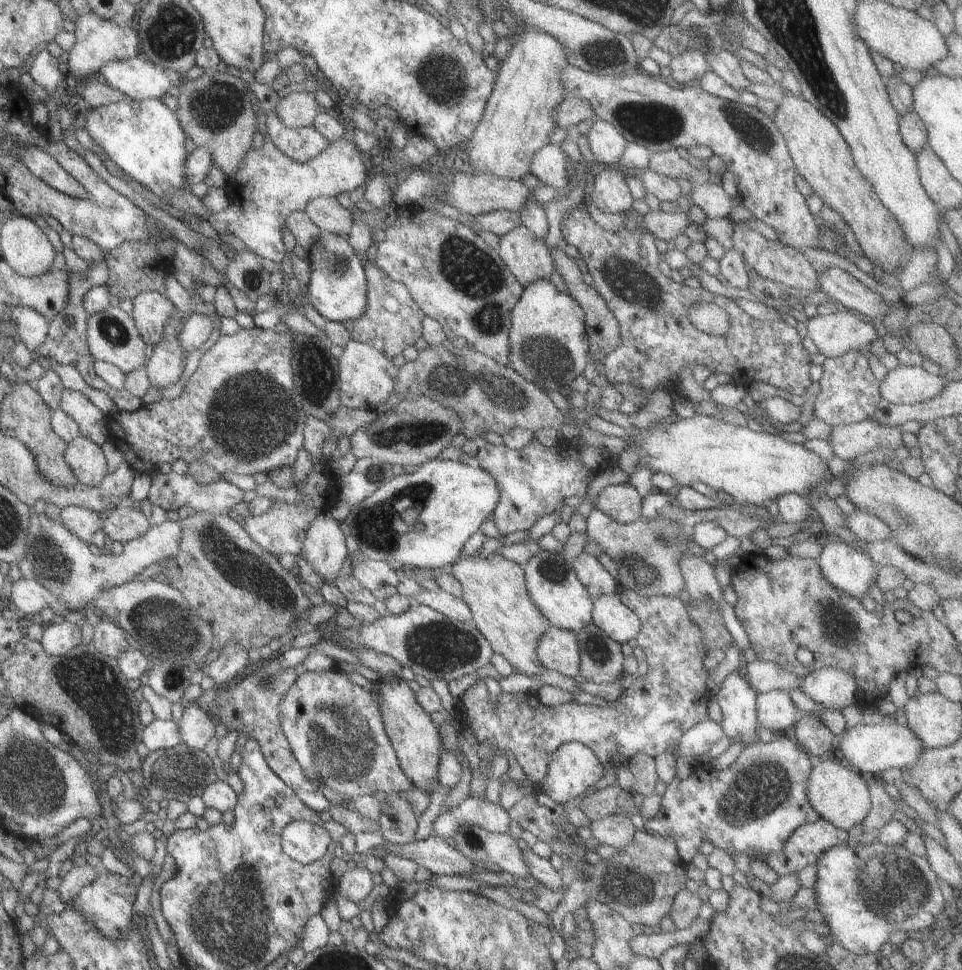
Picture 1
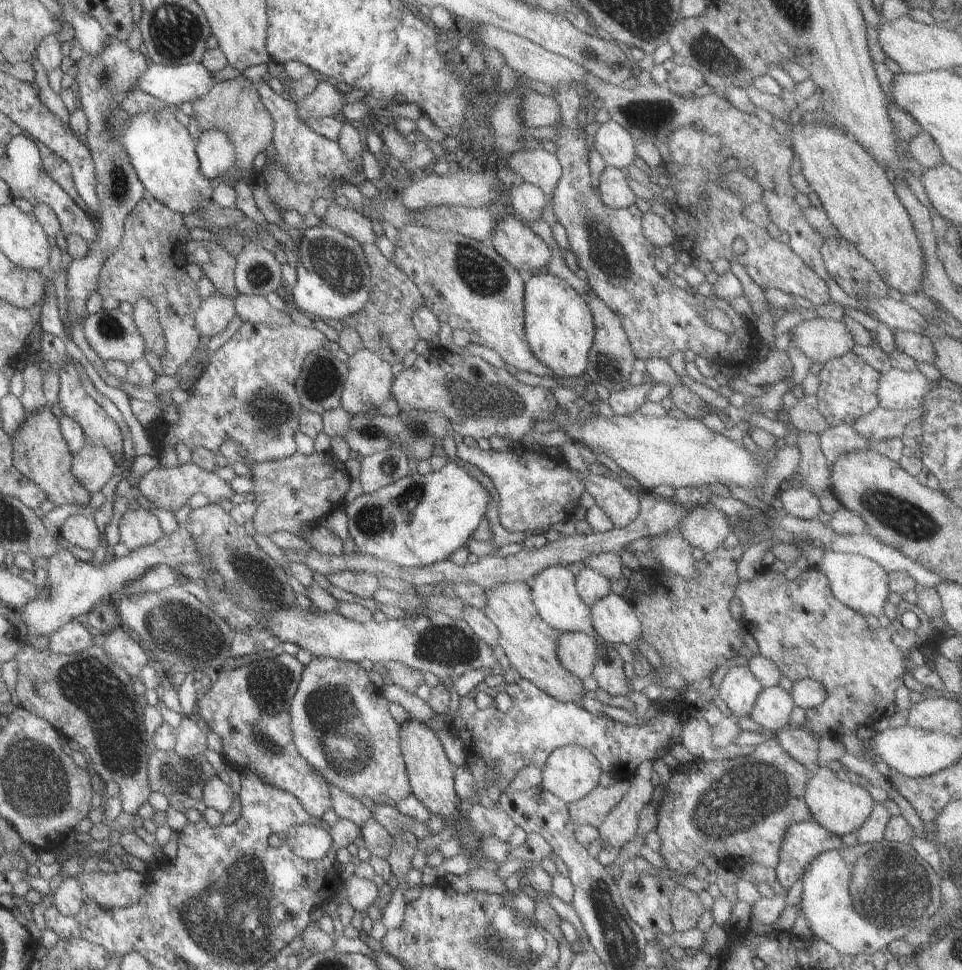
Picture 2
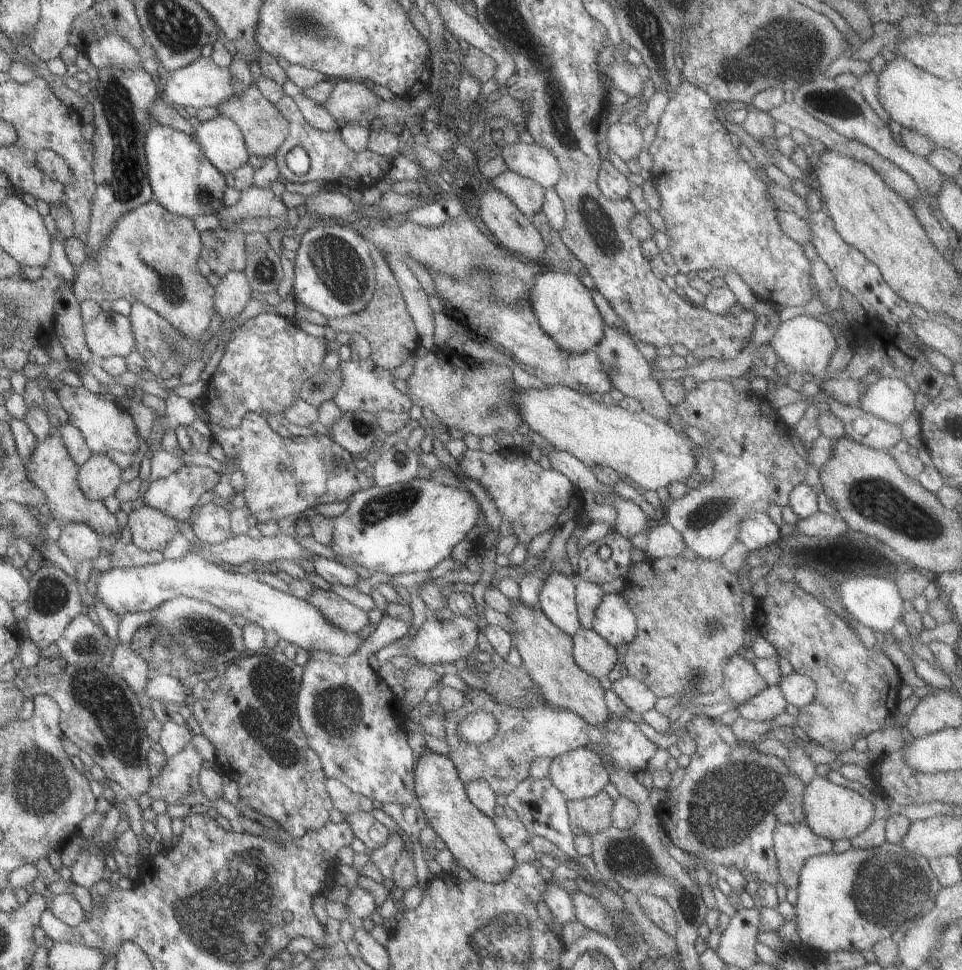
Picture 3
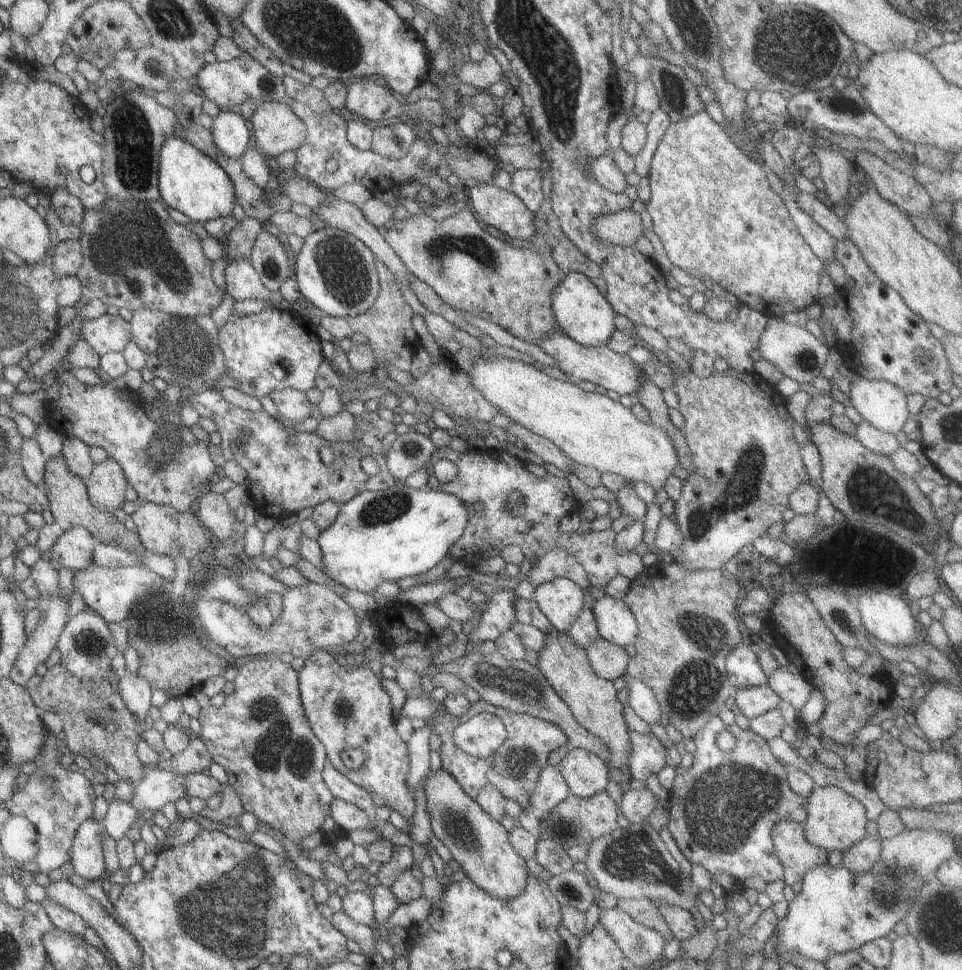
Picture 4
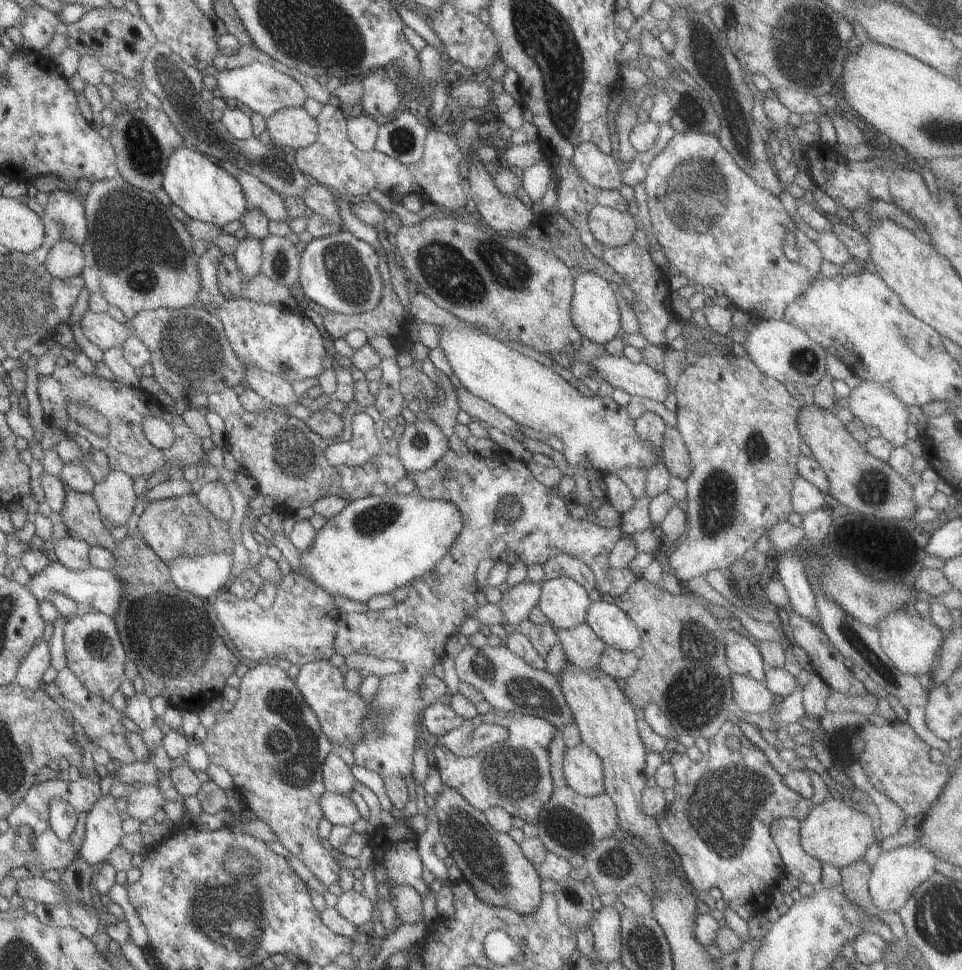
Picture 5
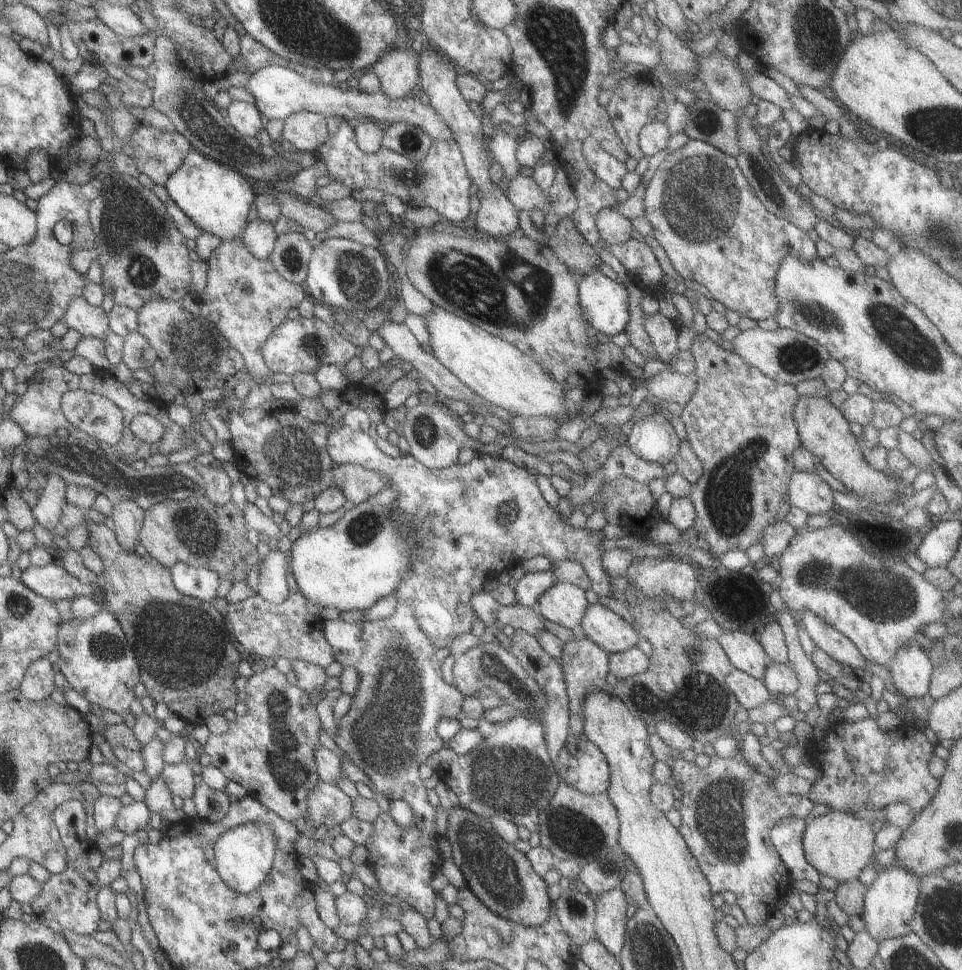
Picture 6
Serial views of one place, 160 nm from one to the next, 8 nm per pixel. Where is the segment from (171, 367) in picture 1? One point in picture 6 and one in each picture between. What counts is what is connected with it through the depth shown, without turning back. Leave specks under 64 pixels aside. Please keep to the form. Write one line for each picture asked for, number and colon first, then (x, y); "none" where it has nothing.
2: (149, 261)
3: (149, 257)
4: (133, 255)
5: (137, 255)
6: (142, 255)

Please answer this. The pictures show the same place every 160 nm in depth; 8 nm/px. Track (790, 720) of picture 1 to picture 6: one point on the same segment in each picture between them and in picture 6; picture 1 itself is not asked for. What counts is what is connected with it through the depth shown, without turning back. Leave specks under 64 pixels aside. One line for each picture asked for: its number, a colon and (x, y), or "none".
2: (771, 709)
3: (769, 703)
4: (751, 702)
5: (750, 696)
6: (749, 692)

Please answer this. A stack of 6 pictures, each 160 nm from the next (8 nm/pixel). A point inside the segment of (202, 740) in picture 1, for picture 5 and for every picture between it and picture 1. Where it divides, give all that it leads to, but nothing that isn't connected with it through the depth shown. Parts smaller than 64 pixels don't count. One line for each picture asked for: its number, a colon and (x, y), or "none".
2: (190, 740)
3: (177, 783)
4: (159, 787)
5: (141, 803)

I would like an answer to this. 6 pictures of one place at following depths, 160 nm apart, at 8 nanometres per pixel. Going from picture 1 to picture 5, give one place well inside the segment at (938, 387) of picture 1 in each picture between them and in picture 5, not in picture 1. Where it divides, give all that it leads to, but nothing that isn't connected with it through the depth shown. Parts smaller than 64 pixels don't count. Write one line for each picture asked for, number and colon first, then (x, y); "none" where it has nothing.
2: (896, 389)
3: (890, 399)
4: (882, 405)
5: (876, 406)

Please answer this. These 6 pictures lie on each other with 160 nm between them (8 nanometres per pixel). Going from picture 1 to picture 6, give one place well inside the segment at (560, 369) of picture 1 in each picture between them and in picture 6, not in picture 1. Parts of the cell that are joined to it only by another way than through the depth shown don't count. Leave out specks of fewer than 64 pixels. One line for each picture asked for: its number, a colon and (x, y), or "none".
2: (557, 325)
3: (562, 306)
4: (583, 315)
5: (593, 311)
6: (604, 302)

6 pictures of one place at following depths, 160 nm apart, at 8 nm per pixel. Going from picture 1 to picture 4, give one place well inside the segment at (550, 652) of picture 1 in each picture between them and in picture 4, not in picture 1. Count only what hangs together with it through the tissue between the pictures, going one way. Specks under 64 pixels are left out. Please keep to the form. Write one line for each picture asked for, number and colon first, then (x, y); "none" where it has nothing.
2: (575, 651)
3: (593, 656)
4: (608, 661)

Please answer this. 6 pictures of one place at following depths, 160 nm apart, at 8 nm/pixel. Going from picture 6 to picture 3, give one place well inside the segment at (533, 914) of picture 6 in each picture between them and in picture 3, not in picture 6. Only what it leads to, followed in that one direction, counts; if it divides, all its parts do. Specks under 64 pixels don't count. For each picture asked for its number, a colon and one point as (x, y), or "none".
3: (471, 837)
4: (478, 844)
5: (492, 864)

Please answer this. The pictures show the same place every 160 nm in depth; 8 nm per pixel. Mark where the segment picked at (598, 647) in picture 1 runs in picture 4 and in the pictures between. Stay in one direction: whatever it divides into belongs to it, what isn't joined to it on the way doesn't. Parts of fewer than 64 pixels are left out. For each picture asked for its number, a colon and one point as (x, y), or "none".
2: (607, 672)
3: (635, 696)
4: (640, 698)

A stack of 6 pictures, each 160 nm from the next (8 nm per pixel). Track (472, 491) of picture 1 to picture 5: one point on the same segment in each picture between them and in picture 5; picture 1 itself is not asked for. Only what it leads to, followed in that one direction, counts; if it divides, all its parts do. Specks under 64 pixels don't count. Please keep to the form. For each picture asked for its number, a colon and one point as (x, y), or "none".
2: (416, 521)
3: (408, 527)
4: (377, 536)
5: (374, 544)

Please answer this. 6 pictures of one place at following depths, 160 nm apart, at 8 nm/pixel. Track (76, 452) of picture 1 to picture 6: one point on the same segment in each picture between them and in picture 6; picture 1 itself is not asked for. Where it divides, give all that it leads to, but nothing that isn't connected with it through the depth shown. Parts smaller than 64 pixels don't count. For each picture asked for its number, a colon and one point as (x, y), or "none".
2: (92, 466)
3: (98, 477)
4: (105, 486)
5: (114, 497)
6: (127, 517)

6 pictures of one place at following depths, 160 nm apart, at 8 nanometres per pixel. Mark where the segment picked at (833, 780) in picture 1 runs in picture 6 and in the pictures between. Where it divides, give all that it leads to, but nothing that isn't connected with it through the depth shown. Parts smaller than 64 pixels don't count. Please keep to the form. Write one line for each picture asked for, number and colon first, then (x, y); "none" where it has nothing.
2: (835, 803)
3: (831, 811)
4: (834, 820)
5: (832, 832)
6: (839, 845)

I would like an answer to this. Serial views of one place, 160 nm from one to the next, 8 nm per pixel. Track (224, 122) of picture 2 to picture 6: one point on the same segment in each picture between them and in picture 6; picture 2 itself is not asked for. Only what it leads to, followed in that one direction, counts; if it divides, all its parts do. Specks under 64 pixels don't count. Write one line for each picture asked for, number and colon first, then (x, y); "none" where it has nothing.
3: (262, 128)
4: (274, 129)
5: (292, 128)
6: (304, 131)

